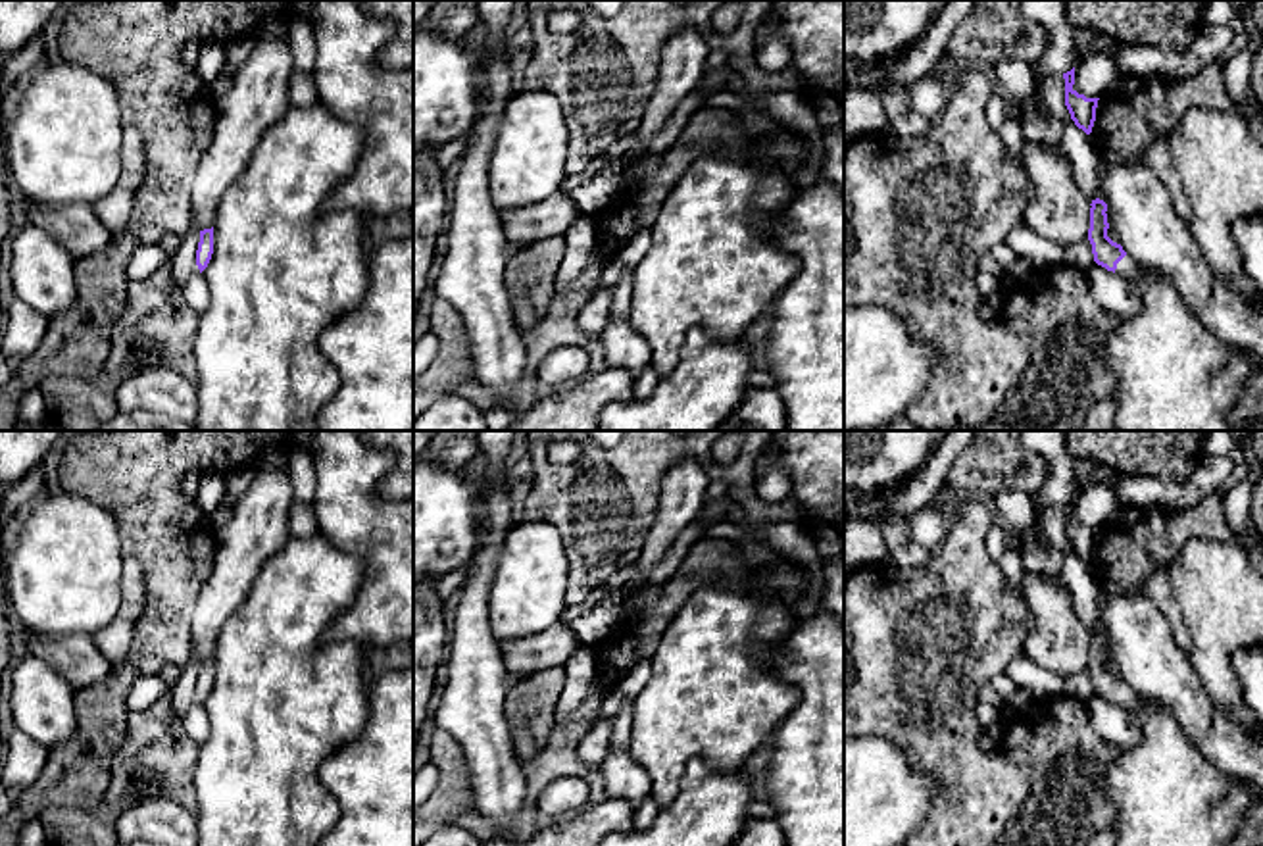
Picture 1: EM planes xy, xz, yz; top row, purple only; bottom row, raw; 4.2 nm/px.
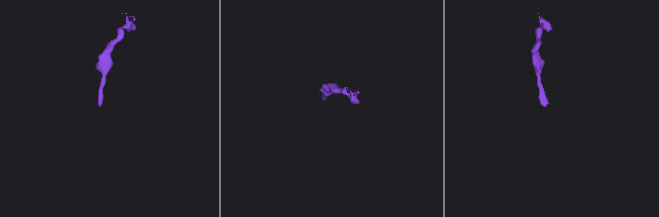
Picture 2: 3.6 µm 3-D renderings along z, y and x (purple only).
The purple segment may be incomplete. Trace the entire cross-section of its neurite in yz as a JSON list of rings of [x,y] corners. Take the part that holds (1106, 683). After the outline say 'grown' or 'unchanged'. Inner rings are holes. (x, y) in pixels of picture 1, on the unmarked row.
[[[1100,629],[1090,634],[1090,659],[1088,671],[1092,675],[1094,692],[1107,702],[1121,706],[1125,711],[1130,711],[1138,717],[1155,721],[1161,717],[1161,709],[1136,694],[1121,675],[1113,673],[1107,667],[1107,634]]]; grown

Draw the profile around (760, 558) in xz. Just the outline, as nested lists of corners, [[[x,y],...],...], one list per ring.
[[[752,538],[736,540],[734,546],[742,554],[742,560],[750,565],[748,575],[759,575],[763,571],[779,567],[780,563],[792,563],[804,575],[804,586],[798,592],[761,590],[755,596],[780,598],[792,608],[796,598],[809,586],[807,565],[798,565],[794,560],[786,558],[779,550]]]

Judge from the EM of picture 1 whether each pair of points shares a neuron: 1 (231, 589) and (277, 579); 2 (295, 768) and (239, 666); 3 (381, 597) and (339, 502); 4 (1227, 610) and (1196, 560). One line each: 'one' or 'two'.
1: two
2: one
3: one
4: one

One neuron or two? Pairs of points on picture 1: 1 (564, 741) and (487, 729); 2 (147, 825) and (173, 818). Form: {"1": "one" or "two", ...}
{"1": "two", "2": "one"}

